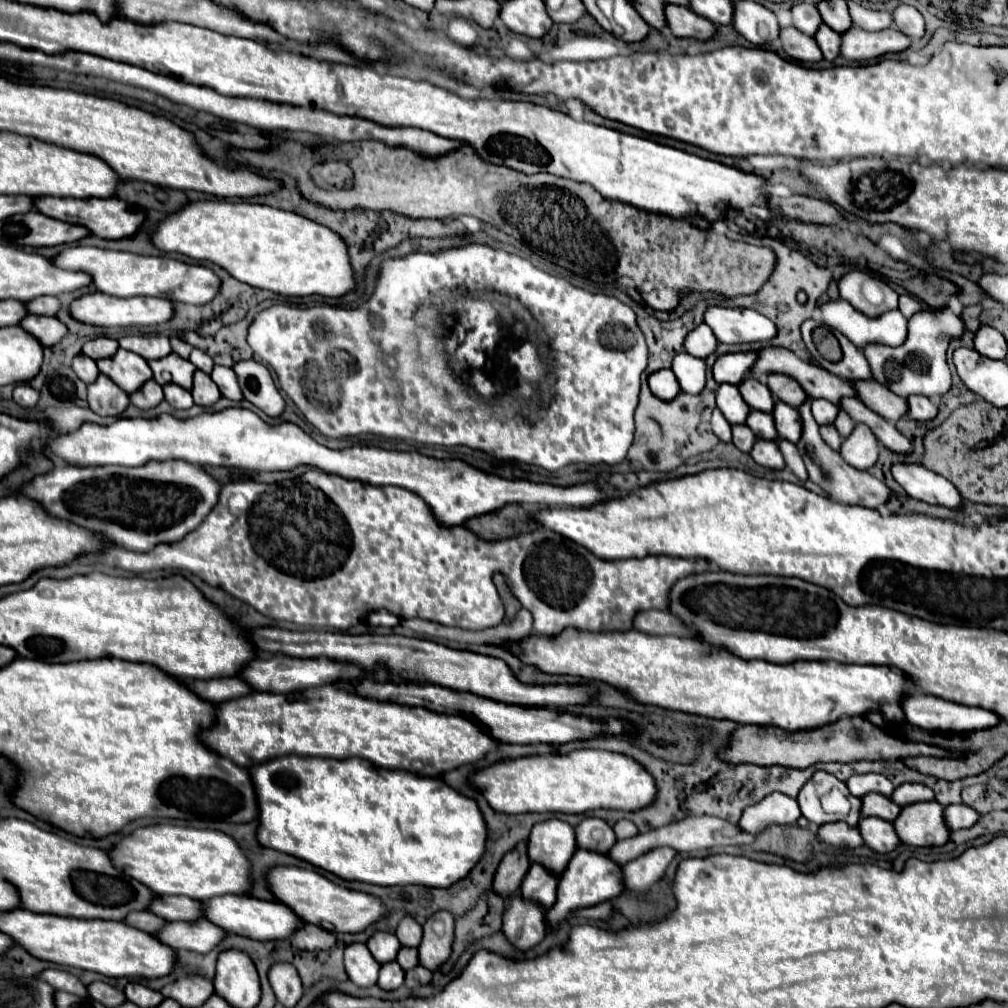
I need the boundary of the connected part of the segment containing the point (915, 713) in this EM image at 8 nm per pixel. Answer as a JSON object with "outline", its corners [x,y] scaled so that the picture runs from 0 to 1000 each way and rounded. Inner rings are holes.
{"outline":[[[918,688],[904,689],[904,693],[896,697],[896,705],[900,717],[924,727],[973,725],[995,717],[995,713],[991,713],[991,709],[985,705],[951,699]]]}

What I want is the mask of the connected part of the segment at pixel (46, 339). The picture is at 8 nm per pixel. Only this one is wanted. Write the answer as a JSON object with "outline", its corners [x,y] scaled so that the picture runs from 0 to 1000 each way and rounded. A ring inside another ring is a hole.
{"outline":[[[27,313],[23,316],[21,324],[25,328],[31,328],[37,336],[41,336],[43,342],[55,342],[66,332],[66,322],[61,320],[57,314],[45,314],[45,313]]]}

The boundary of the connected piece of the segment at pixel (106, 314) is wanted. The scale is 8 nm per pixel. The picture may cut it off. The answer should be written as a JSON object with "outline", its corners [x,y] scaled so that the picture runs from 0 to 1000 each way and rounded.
{"outline":[[[88,291],[82,293],[80,297],[72,299],[70,303],[70,313],[88,322],[98,322],[98,324],[128,324],[128,322],[158,322],[166,320],[172,316],[172,301],[166,297],[154,297],[154,295],[130,295],[130,297],[120,297],[120,295],[110,295],[104,291]]]}

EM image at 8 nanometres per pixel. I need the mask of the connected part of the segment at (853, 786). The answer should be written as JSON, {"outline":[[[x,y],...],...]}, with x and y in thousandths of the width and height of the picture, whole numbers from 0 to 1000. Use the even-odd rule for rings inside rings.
{"outline":[[[860,767],[860,769],[846,769],[840,775],[840,781],[844,785],[844,789],[848,791],[856,791],[860,787],[866,787],[868,781],[886,781],[886,777],[872,767]]]}

